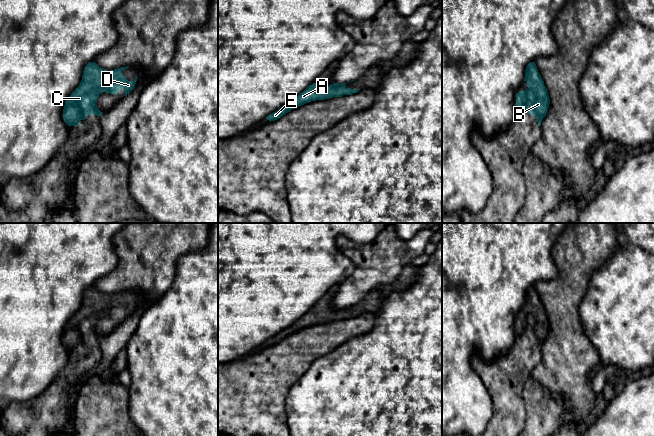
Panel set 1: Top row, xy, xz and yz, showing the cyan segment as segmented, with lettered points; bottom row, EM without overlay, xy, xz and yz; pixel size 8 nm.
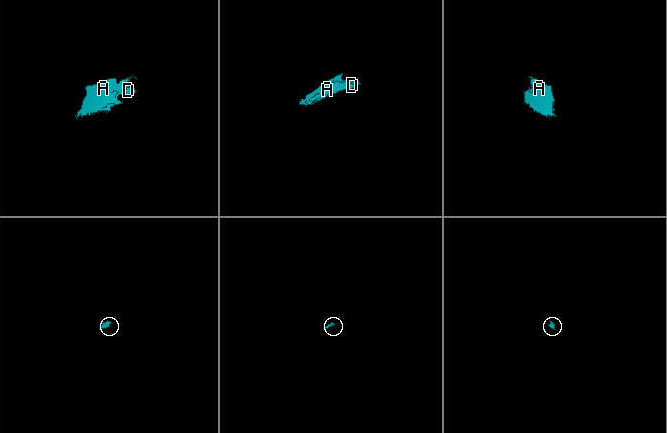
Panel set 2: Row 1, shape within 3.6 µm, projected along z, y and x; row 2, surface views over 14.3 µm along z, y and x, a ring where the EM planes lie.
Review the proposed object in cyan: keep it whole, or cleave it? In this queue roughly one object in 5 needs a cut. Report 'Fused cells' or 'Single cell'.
Single cell

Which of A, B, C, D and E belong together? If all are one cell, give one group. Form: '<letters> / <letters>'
A B C D E

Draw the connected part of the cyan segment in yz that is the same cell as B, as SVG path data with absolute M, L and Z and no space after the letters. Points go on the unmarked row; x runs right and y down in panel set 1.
M535 286L527 289L524 305L527 306L528 312L516 317L515 338L524 336L534 339L540 351L547 338L550 323Z

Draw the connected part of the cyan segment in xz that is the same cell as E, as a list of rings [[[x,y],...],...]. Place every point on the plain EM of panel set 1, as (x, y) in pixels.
[[[323,306],[313,307],[309,309],[303,316],[301,316],[293,325],[283,329],[277,335],[273,336],[266,341],[267,344],[275,345],[295,333],[306,327],[316,324],[325,324],[333,321],[342,321],[343,319],[352,319],[357,317],[360,313],[351,313],[346,311],[346,307],[333,307],[330,310],[326,310]]]

